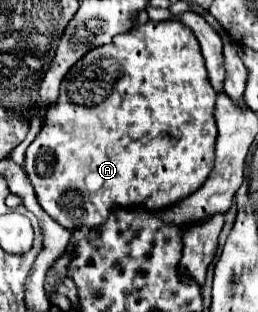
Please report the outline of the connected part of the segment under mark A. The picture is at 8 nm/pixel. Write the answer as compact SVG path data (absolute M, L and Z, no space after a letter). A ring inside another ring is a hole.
M148 20L142 26L134 26L128 32L114 36L114 42L110 46L104 44L104 46L92 48L90 52L86 52L86 56L82 56L82 60L78 60L78 64L62 80L58 100L48 108L42 130L38 132L38 136L26 150L24 166L26 166L26 174L32 182L32 186L36 190L40 206L64 228L76 230L80 226L94 228L94 226L100 226L102 222L106 222L108 212L114 204L120 204L124 208L144 204L148 210L160 210L166 206L174 206L176 202L194 194L202 186L202 182L208 180L208 176L214 168L214 144L216 144L214 100L216 100L216 92L210 88L210 80L206 80L206 66L204 66L204 58L200 54L200 44L198 44L196 36L192 34L192 30L186 28L184 24L180 24L178 20L164 20L164 22ZM86 62L90 64L90 70L84 66Z

